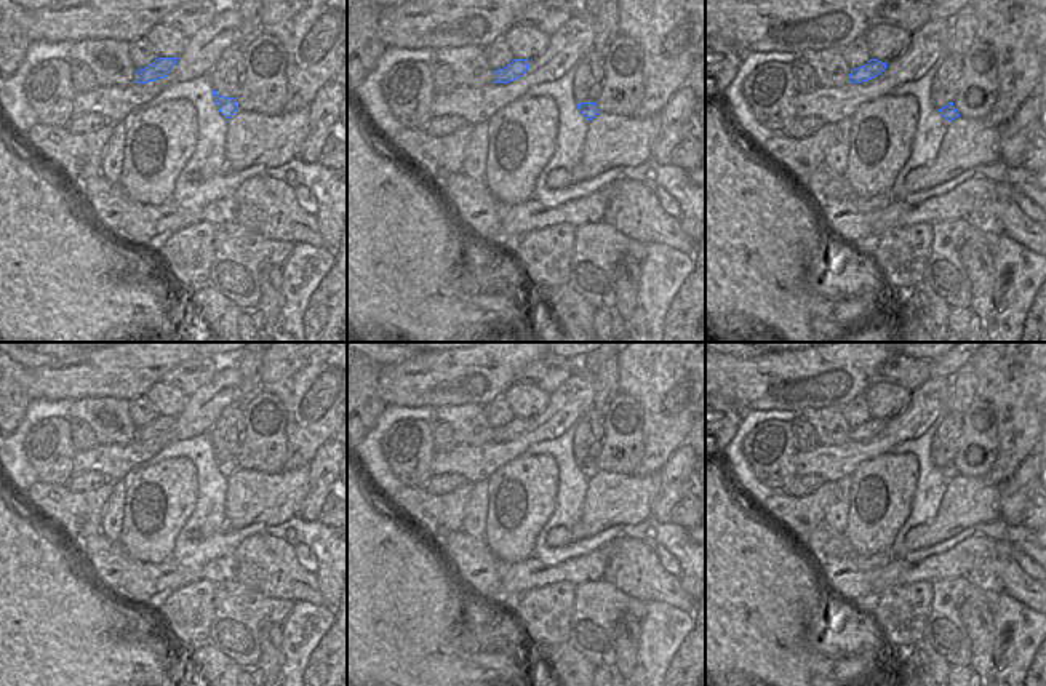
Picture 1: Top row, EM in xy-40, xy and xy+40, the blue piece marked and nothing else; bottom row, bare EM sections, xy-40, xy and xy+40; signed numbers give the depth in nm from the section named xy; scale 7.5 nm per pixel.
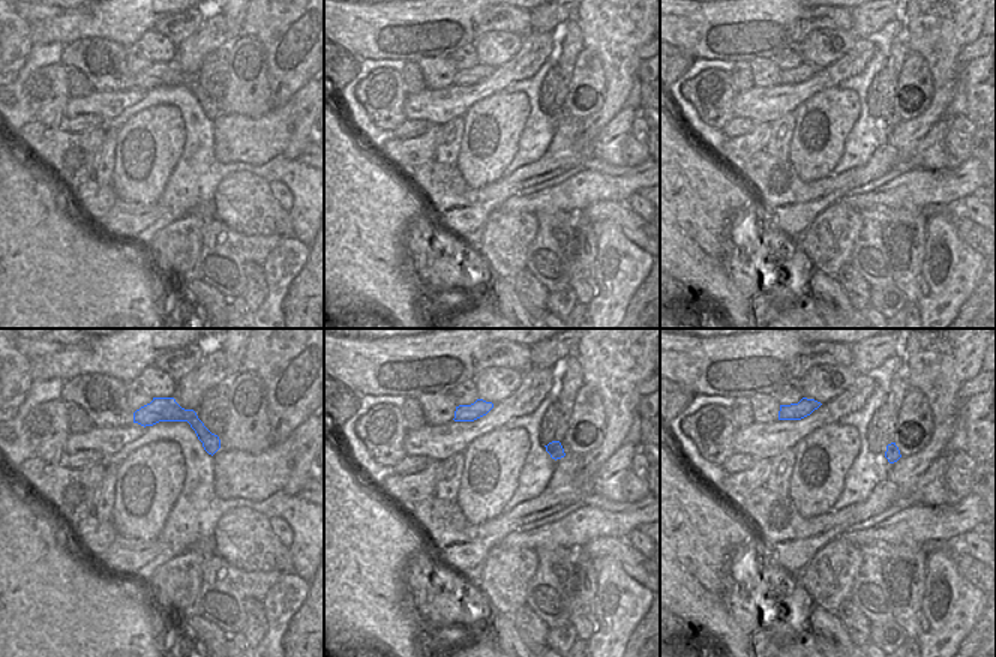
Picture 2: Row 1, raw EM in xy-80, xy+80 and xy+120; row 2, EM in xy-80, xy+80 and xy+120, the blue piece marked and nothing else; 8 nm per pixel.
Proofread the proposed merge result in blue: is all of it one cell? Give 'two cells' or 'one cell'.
one cell

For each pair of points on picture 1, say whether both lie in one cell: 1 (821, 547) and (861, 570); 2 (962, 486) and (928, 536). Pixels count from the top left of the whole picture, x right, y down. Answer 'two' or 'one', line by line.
1: one
2: one

